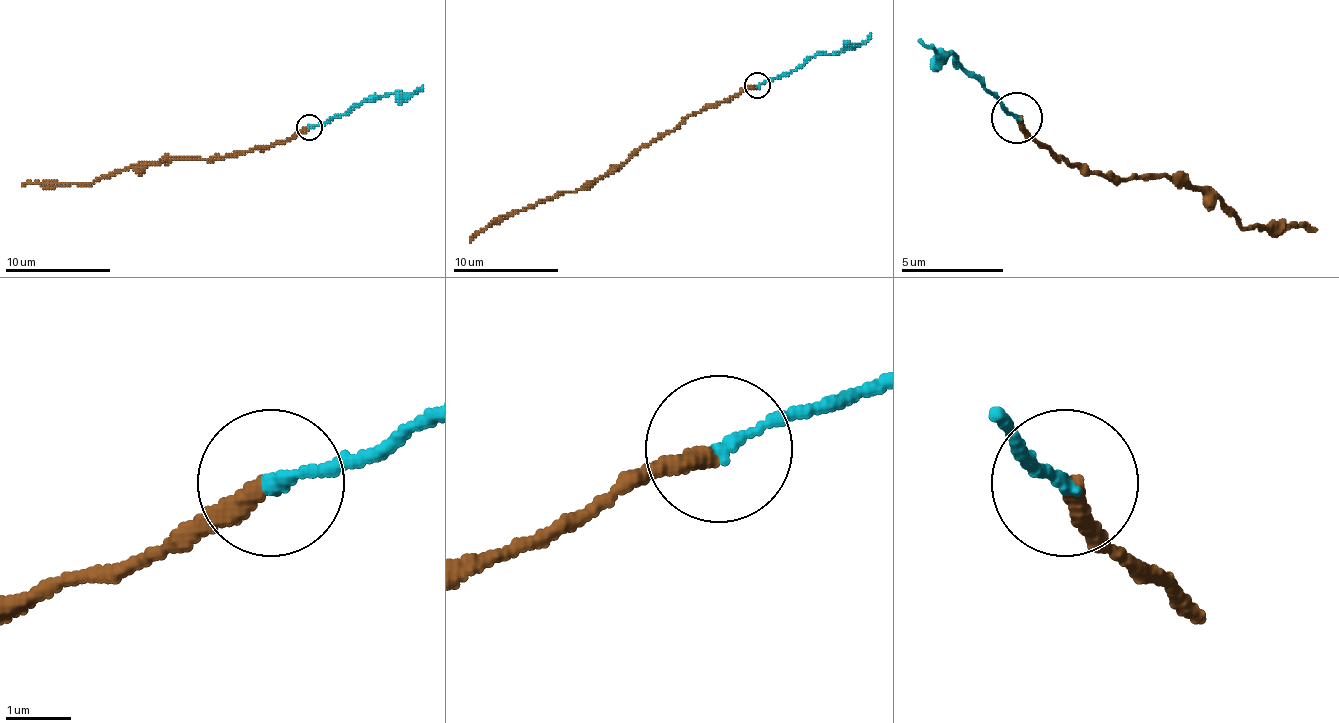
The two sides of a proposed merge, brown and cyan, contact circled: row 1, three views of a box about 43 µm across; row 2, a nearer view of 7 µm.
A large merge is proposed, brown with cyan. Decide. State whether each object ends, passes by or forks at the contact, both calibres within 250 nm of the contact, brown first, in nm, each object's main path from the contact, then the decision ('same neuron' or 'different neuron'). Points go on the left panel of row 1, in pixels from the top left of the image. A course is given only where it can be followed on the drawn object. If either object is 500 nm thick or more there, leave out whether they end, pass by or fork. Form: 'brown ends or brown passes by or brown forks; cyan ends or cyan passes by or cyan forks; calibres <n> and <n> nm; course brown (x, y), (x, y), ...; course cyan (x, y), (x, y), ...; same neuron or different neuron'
brown ends; cyan ends; calibres 320 and 190 nm; course brown (308, 128), (274, 146), (133, 165), (88, 183), (22, 186); course cyan (308, 128), (340, 117), (369, 96), (422, 88); same neuron

